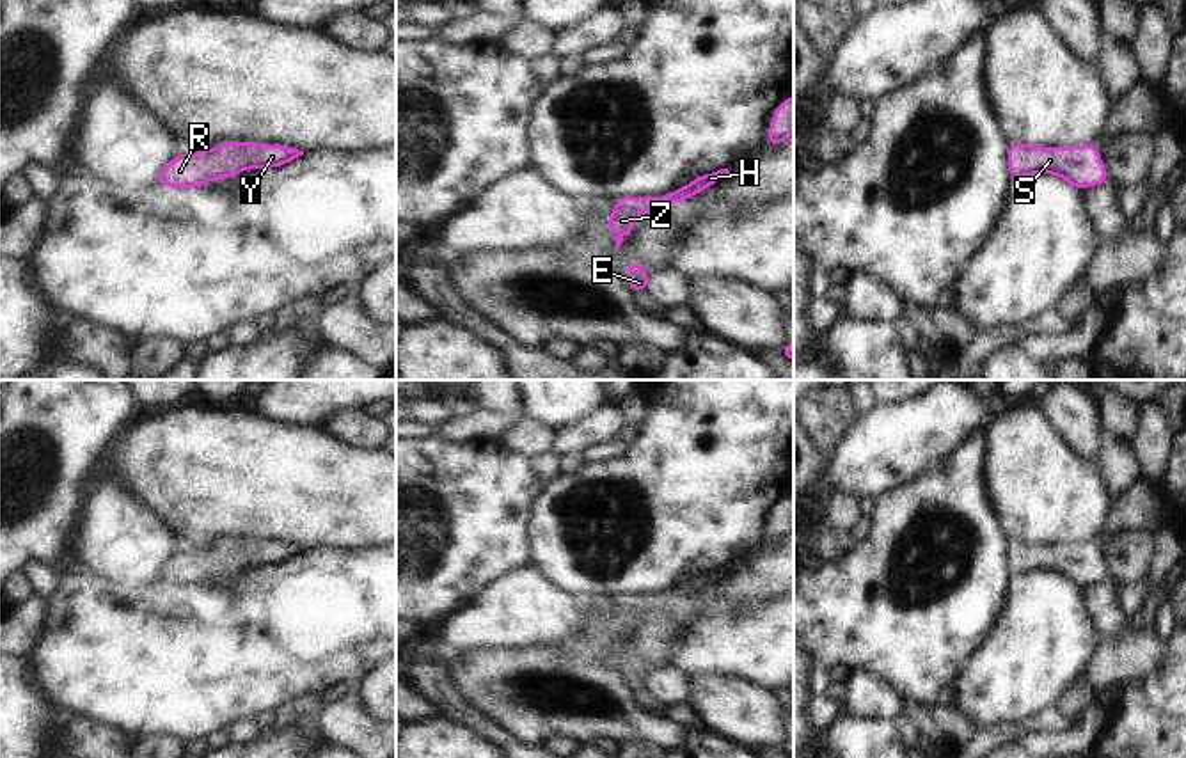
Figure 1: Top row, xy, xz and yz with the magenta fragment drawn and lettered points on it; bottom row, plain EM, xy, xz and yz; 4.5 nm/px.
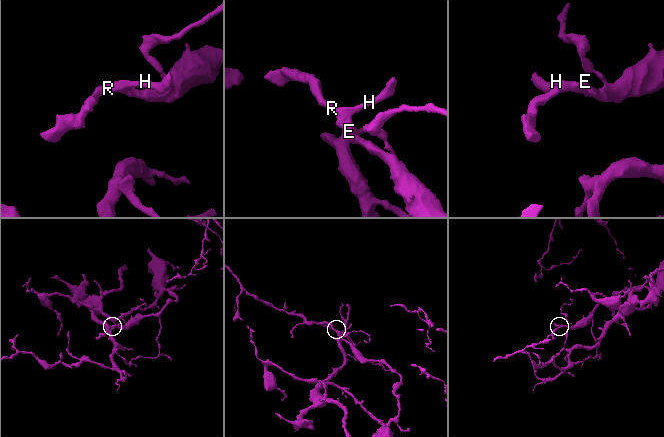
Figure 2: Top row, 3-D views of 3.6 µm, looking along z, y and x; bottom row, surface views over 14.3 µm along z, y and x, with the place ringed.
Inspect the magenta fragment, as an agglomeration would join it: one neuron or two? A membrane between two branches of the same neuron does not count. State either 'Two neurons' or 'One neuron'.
One neuron.

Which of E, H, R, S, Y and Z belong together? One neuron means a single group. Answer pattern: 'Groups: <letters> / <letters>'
Groups: E H R S Y Z

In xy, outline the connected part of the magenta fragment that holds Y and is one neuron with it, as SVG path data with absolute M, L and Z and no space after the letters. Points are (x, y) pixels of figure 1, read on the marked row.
M224 142L211 151L197 151L174 158L162 172L158 172L154 185L194 188L211 179L233 178L241 169L279 167L302 154L304 151L288 146Z

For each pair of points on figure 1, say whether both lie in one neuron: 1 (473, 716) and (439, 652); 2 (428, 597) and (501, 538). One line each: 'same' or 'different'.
1: same
2: same

